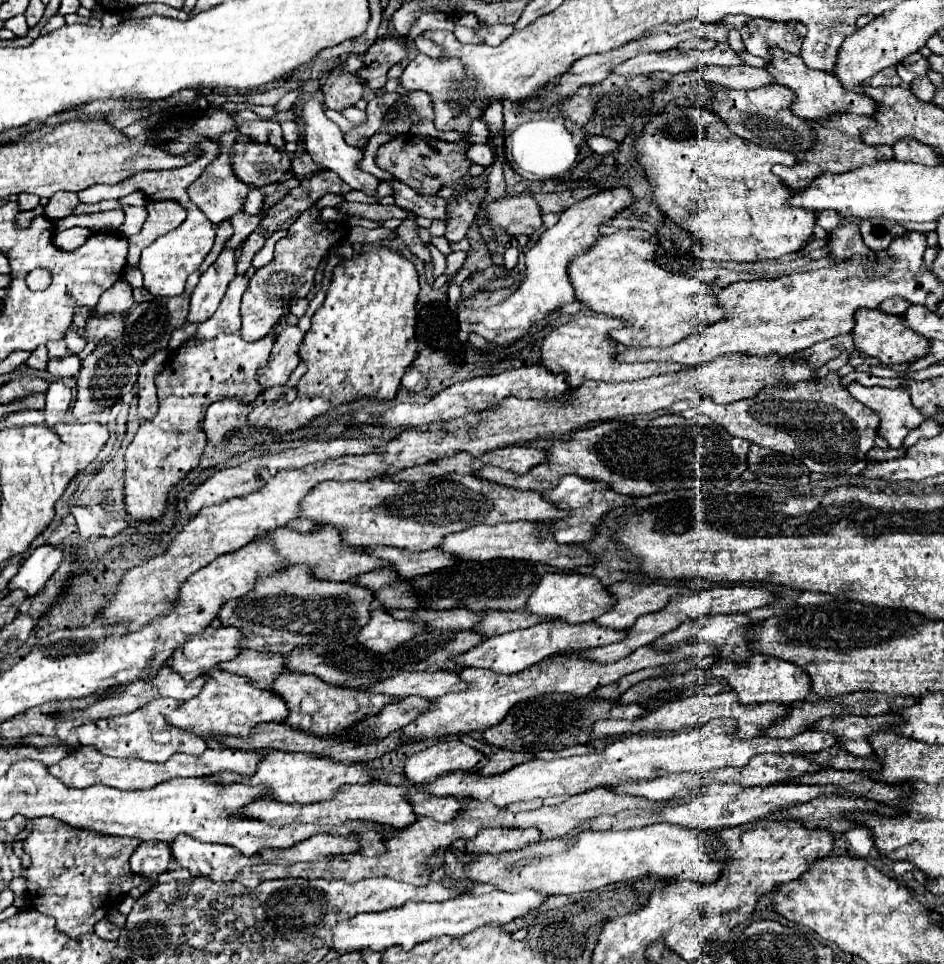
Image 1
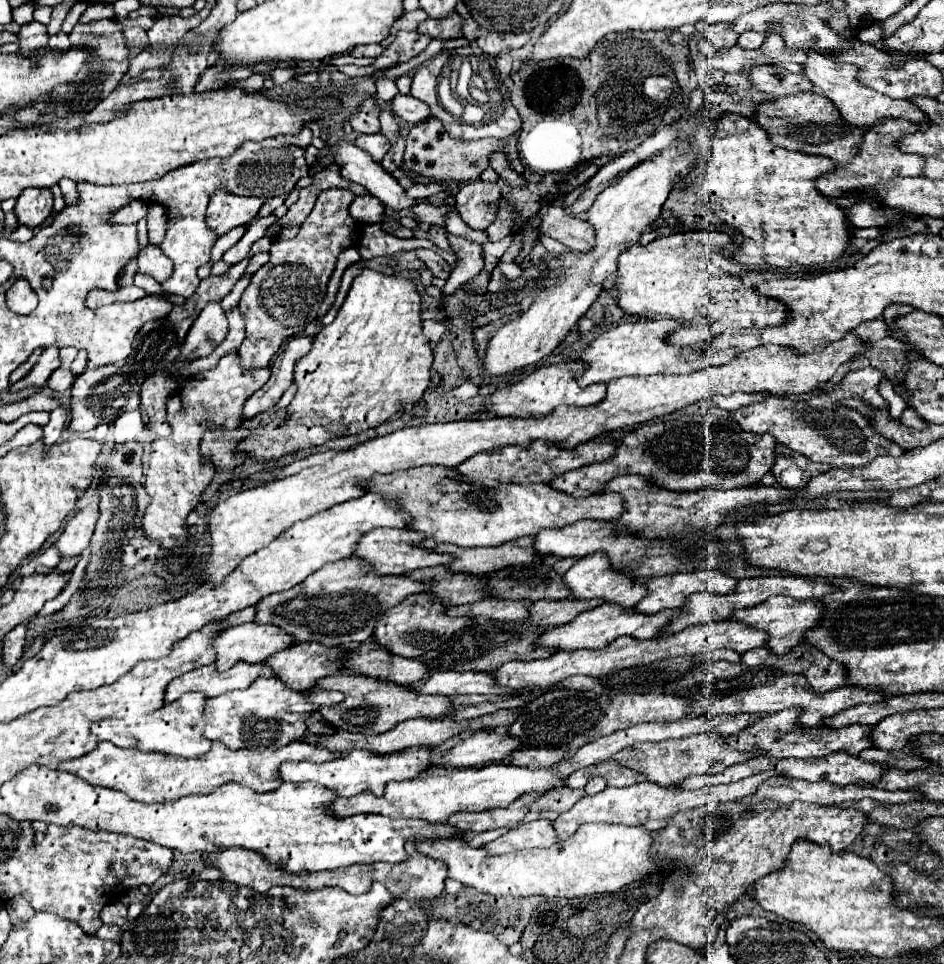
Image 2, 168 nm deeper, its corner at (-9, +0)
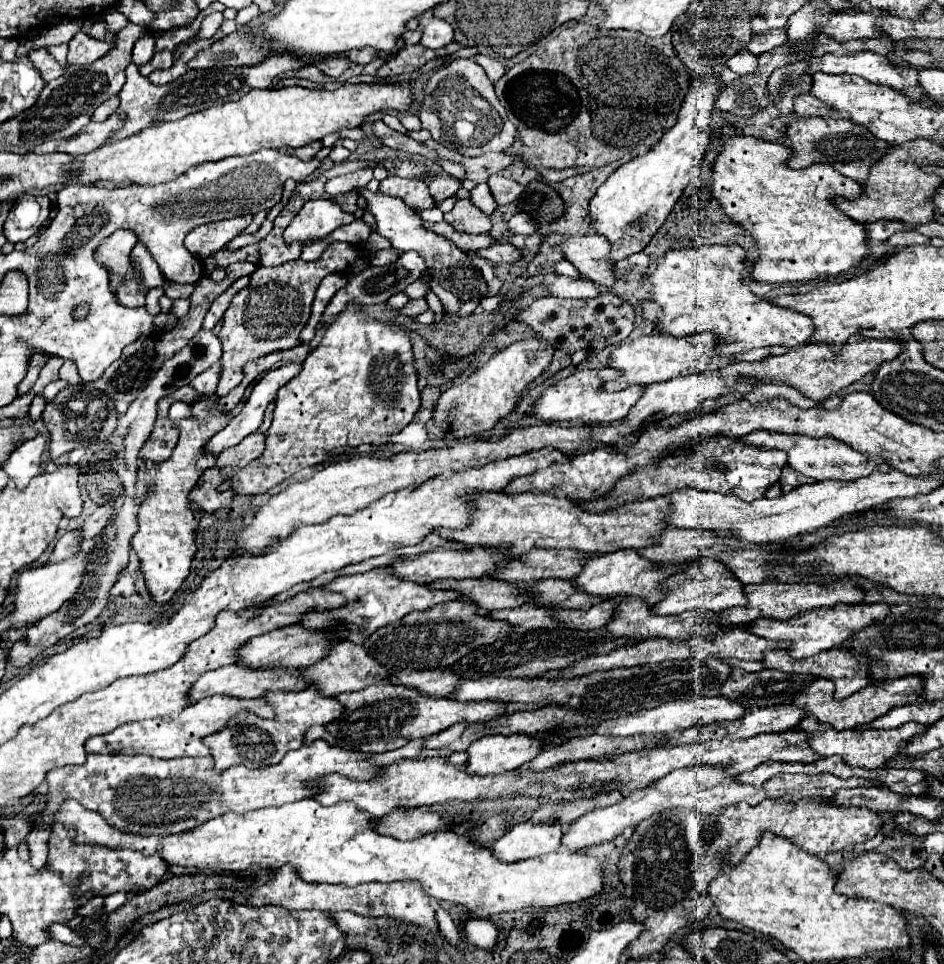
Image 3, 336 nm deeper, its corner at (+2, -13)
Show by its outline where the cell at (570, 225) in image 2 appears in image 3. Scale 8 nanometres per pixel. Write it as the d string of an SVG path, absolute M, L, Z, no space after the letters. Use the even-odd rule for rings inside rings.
M590 233L584 237L566 237L566 241L560 245L566 259L578 267L582 277L612 287L616 277L616 267L610 265L610 243L606 243L606 237Z

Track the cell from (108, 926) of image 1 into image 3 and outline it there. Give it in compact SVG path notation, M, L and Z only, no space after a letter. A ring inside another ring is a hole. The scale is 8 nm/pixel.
M54 923L54 925L50 925L50 939L64 941L64 943L68 943L68 945L76 945L76 947L84 945L84 939L82 939L80 935L76 935L72 929L68 929L66 925L62 925L62 923Z

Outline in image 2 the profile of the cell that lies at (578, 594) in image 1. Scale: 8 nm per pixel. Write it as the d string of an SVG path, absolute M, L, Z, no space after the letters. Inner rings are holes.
M601 552L577 560L563 574L563 584L569 588L571 600L603 600L603 602L609 602L609 604L619 604L621 608L633 608L643 596L647 596L647 590L643 586L637 586L623 572L613 570L611 564L609 564L609 558Z

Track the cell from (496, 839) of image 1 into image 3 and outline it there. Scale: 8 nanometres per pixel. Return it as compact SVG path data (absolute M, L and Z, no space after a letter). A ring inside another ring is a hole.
M522 821L512 825L492 847L502 861L520 861L528 857L558 851L562 839L560 823L532 823Z

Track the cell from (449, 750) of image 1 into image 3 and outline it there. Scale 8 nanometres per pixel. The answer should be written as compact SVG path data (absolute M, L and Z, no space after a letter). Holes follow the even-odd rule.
M524 733L482 737L468 747L466 771L474 775L506 773L532 761L542 749L542 741Z

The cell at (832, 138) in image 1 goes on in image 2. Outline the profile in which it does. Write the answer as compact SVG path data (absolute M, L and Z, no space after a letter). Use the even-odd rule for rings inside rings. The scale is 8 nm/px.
M889 118L889 120L879 120L873 128L869 128L863 136L863 142L861 142L861 148L857 150L857 156L853 158L851 164L845 164L845 166L837 166L833 172L827 172L823 176L819 176L815 180L815 186L817 190L823 194L823 196L831 196L831 198L839 198L841 194L849 192L849 190L855 190L855 188L865 188L865 186L875 186L875 184L881 184L881 182L887 182L895 176L921 176L921 168L923 168L923 158L921 156L915 156L915 154L901 154L895 146L897 138L903 136L903 134L909 134L909 132L917 132L917 124L913 122L907 122L907 120L895 120L895 118Z

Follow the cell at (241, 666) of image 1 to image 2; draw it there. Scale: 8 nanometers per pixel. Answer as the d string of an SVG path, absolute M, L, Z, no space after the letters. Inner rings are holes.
M317 642L297 644L275 652L265 662L289 690L307 692L319 678L337 674L341 648L327 648Z

